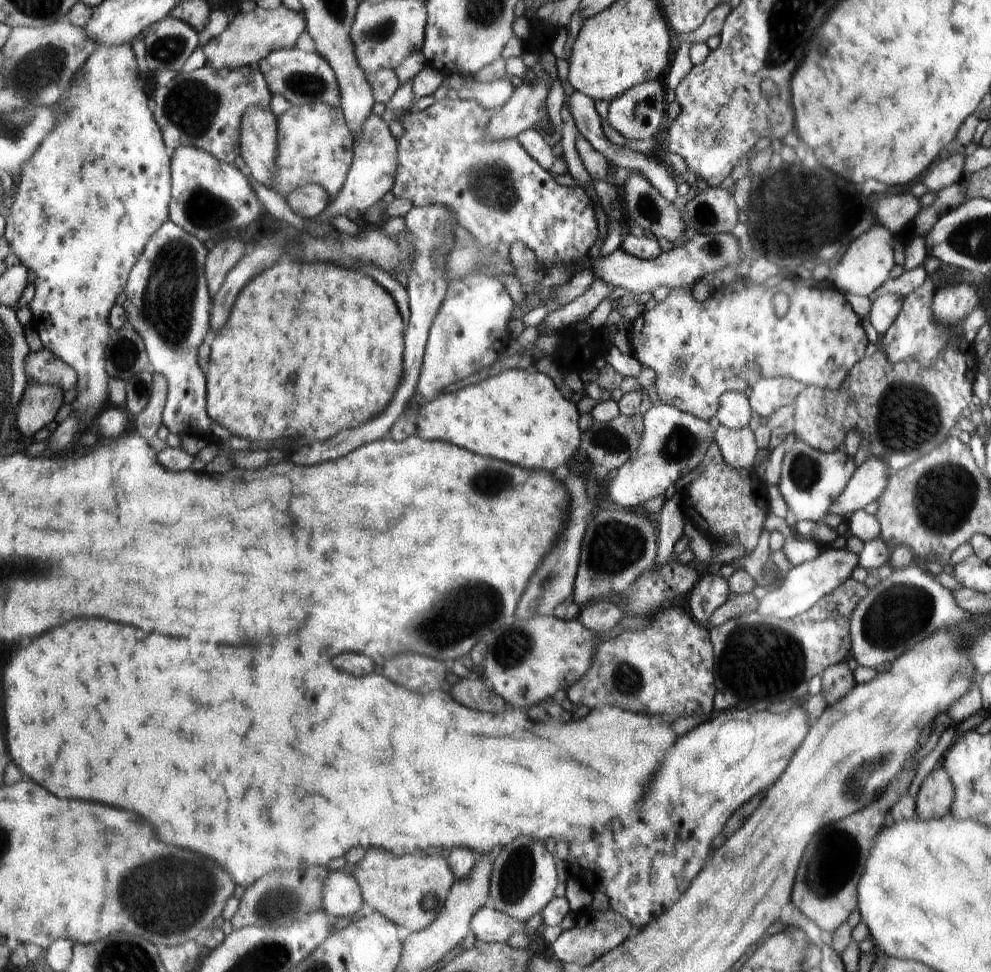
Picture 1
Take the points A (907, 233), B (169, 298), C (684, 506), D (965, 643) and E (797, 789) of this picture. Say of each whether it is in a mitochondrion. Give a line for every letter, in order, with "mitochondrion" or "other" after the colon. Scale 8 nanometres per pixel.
A: other
B: mitochondrion
C: other
D: other
E: other

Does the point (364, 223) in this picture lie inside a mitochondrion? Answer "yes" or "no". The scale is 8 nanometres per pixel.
no

